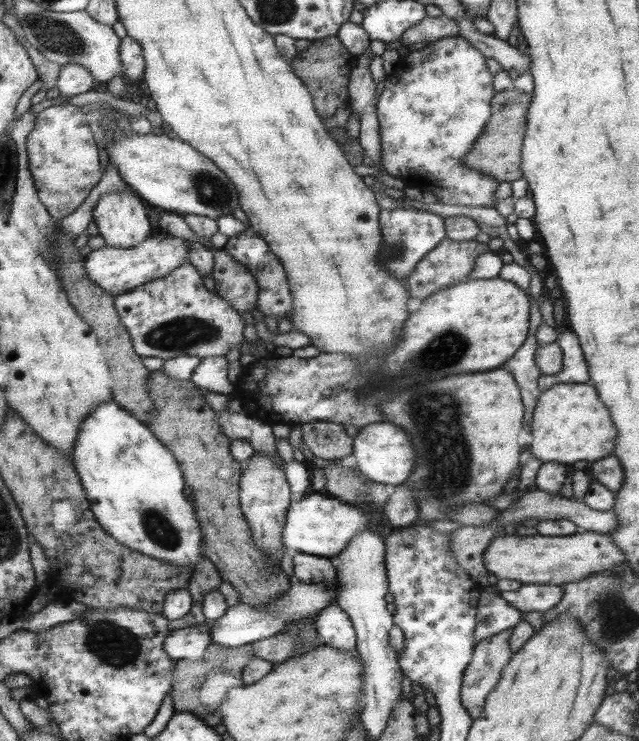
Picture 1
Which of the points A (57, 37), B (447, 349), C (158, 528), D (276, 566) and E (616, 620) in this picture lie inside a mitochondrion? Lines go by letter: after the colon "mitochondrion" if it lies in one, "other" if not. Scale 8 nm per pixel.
A: mitochondrion
B: mitochondrion
C: mitochondrion
D: other
E: mitochondrion

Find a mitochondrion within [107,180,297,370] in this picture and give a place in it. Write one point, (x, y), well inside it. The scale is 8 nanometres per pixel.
(185, 332)

